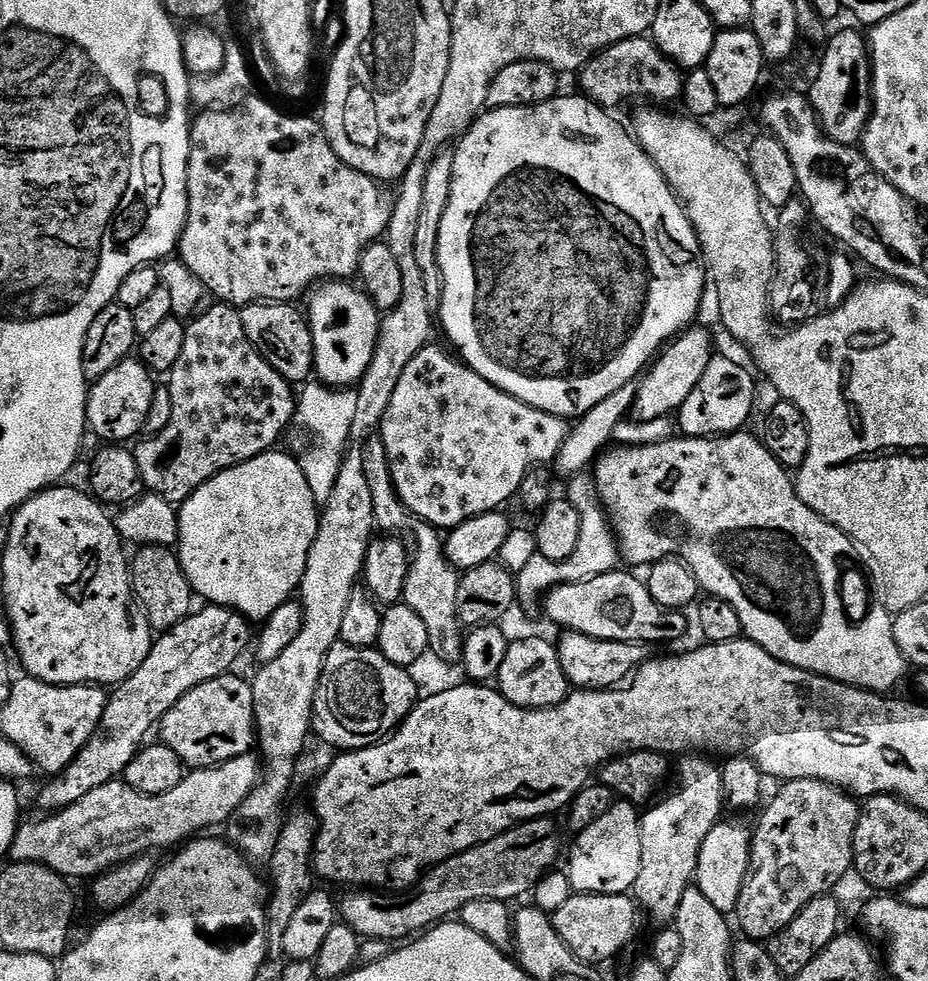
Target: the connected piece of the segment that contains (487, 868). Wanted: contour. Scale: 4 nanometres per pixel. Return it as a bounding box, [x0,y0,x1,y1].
[338,818,560,942]

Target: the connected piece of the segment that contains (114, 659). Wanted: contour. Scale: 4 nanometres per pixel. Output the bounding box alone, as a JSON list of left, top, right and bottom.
[2,486,154,686]

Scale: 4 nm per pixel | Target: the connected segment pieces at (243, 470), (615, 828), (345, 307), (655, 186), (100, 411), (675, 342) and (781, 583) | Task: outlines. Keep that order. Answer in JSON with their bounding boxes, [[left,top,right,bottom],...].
[[178,451,322,622],[566,802,642,894],[306,282,381,388],[438,98,706,418],[88,358,158,442],[634,328,714,420],[594,430,910,694]]

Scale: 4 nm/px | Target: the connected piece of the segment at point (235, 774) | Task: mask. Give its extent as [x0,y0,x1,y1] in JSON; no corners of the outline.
[10,754,262,878]

